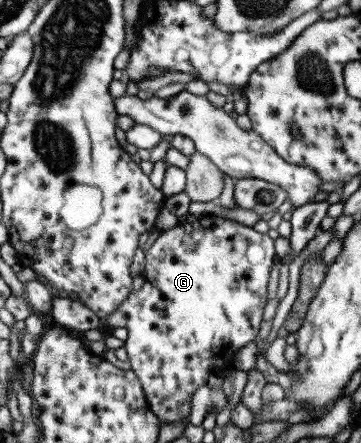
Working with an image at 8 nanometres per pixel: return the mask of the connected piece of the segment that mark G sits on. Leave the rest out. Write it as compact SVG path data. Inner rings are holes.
M207 216L202 221L178 222L177 225L166 231L161 231L159 236L152 242L144 256L144 267L141 277L143 286L140 290L133 290L126 299L103 321L106 327L104 331L109 332L116 327L127 329L127 339L123 343L128 361L129 369L132 370L140 382L144 397L147 399L149 410L156 414L156 417L162 422L183 421L187 423L187 415L190 411L190 398L200 384L206 384L208 374L216 372L216 369L222 372L227 367L232 367L232 357L247 343L258 339L259 325L263 307L266 300L266 285L268 285L268 275L272 267L272 256L275 255L273 240L267 235L256 232L252 227L235 222L232 219L219 216Z

